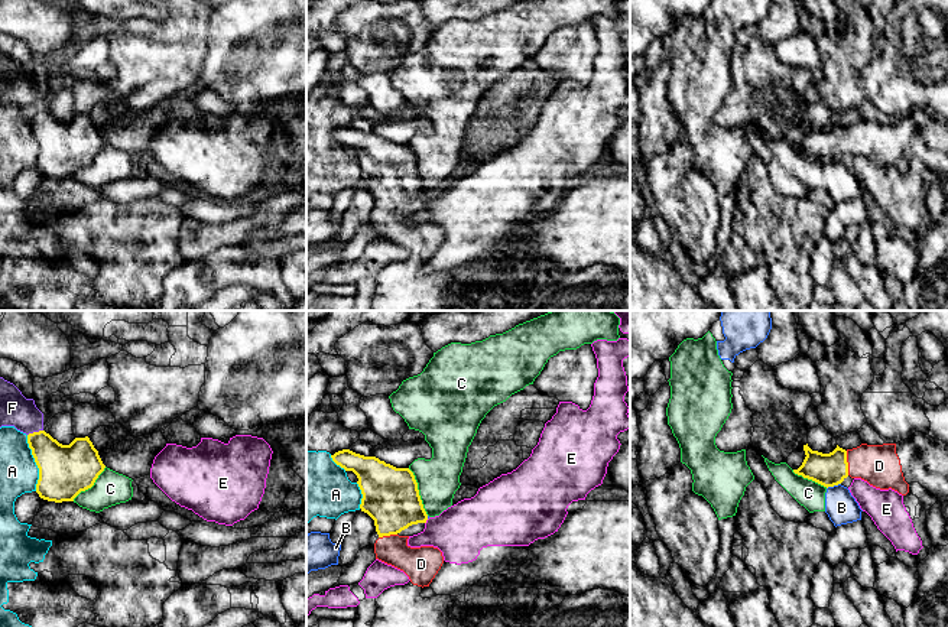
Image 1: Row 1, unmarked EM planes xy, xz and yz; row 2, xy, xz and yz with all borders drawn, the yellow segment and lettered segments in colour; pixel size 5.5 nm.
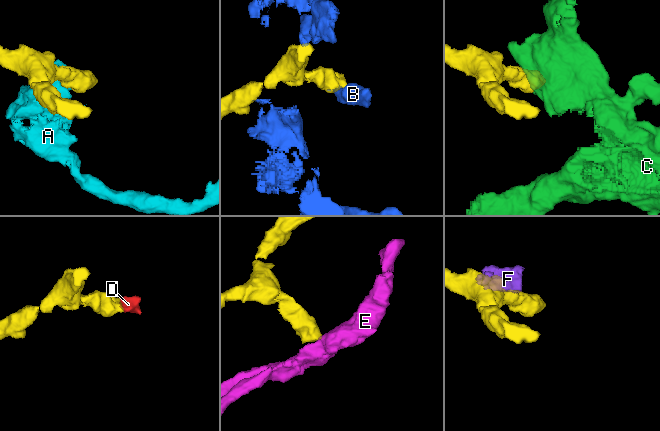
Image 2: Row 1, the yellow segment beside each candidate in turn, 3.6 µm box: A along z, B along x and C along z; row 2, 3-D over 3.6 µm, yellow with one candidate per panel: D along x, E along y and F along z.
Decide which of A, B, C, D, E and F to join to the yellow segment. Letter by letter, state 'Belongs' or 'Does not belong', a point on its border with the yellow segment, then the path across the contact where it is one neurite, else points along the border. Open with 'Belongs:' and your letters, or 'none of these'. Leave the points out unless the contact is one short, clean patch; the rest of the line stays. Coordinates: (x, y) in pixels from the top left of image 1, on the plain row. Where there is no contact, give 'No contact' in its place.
Belongs: D
A: Does not belong. Touches yellow at xy (35, 137). Boundary: xy (26, 111), (26, 119), (38, 145), (36, 166)
B: Does not belong. Touches yellow at yz (833, 162). Boundary: yz (840, 159), (827, 165)
C: Does not belong. Touches yellow at xz (418, 168). Boundary: xz (408, 145), (414, 152), (422, 184), (428, 191)
D: Belongs. Touches yellow at yz (847, 139). Path across: yz (828, 146), (840, 139), (847, 139), (873, 139), (879, 142)
E: Does not belong. Touches yellow at xz (425, 198). Boundary: xz (428, 195), (425, 200)
F: Does not belong. Touches yellow at xy (35, 109). Boundary: xy (42, 106), (28, 111)

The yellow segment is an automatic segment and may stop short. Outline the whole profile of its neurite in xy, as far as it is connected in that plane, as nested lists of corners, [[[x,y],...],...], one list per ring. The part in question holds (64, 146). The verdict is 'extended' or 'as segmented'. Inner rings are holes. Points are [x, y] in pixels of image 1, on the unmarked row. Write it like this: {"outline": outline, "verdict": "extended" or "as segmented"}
{"outline": [[[39,107],[27,111],[27,120],[39,144],[36,169],[48,178],[74,178],[105,144],[88,113],[62,121]]], "verdict": "as segmented"}

